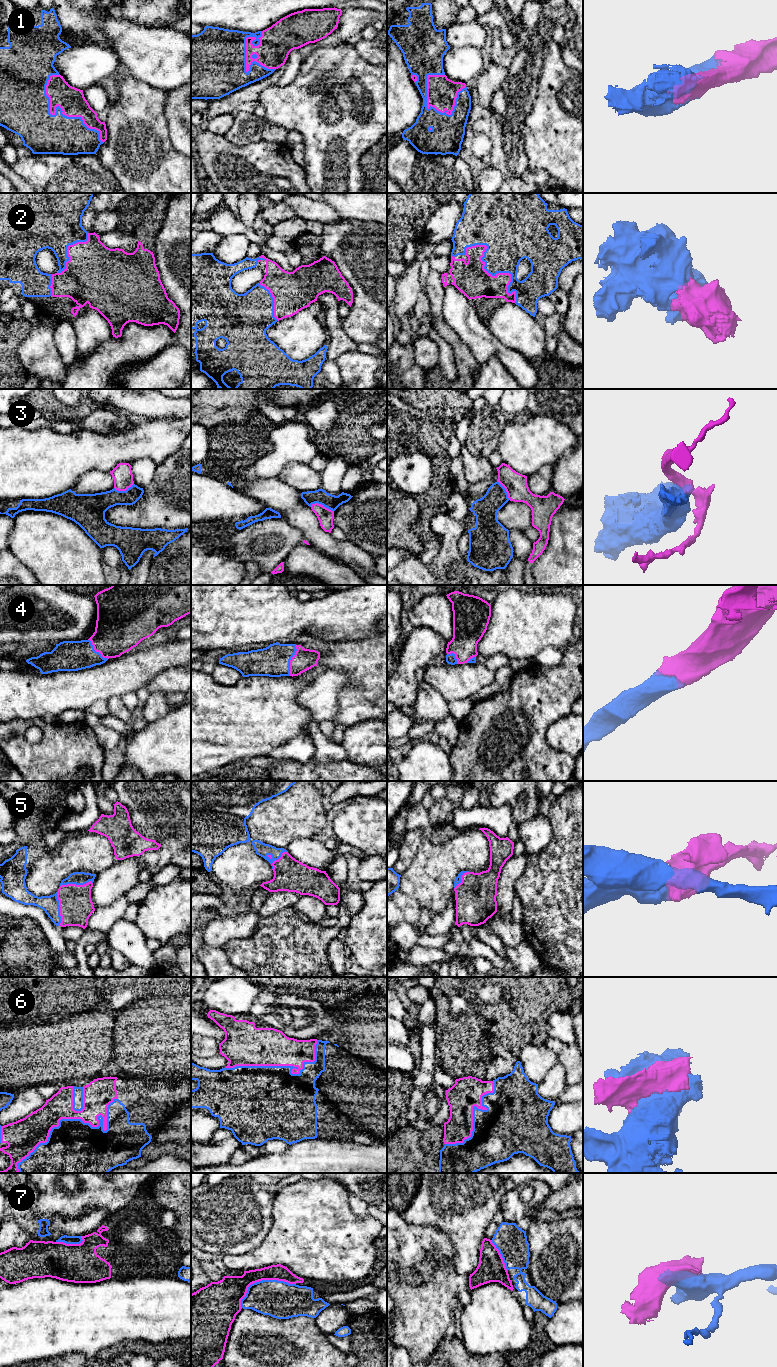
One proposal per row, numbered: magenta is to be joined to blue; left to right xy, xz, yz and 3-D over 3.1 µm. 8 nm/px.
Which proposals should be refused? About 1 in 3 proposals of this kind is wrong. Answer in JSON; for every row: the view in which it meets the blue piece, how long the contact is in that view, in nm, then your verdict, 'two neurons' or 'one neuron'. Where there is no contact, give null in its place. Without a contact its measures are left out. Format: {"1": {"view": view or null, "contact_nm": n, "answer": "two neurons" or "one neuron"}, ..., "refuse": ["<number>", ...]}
{"1": {"view": "xz", "contact_nm": 360, "answer": "one neuron"}, "2": {"view": "yz", "contact_nm": 600, "answer": "one neuron"}, "3": {"view": "xz", "contact_nm": 200, "answer": "two neurons"}, "4": {"view": "xz", "contact_nm": 260, "answer": "one neuron"}, "5": {"view": "xy", "contact_nm": 280, "answer": "one neuron"}, "6": {"view": "xy", "contact_nm": 1000, "answer": "two neurons"}, "7": {"view": "xz", "contact_nm": 480, "answer": "two neurons"}, "refuse": ["3", "6", "7"]}

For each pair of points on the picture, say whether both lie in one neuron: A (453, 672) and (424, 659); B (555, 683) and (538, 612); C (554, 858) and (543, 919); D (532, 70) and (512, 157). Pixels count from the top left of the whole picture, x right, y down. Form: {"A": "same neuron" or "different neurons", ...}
{"A": "different neurons", "B": "different neurons", "C": "same neuron", "D": "same neuron"}

